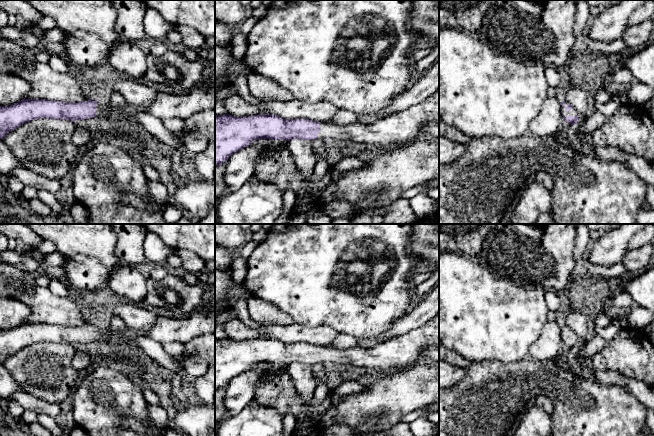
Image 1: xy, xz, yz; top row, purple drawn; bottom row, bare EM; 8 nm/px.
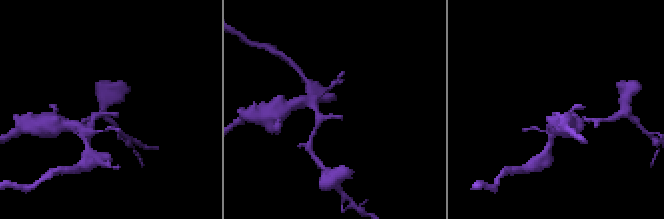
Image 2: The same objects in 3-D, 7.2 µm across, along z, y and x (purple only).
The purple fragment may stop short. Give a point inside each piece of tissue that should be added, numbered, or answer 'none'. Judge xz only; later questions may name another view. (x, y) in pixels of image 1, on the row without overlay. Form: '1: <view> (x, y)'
1: xz (386, 358)

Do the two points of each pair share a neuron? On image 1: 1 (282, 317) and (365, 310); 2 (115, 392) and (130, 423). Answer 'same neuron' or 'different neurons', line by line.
1: different neurons
2: different neurons

